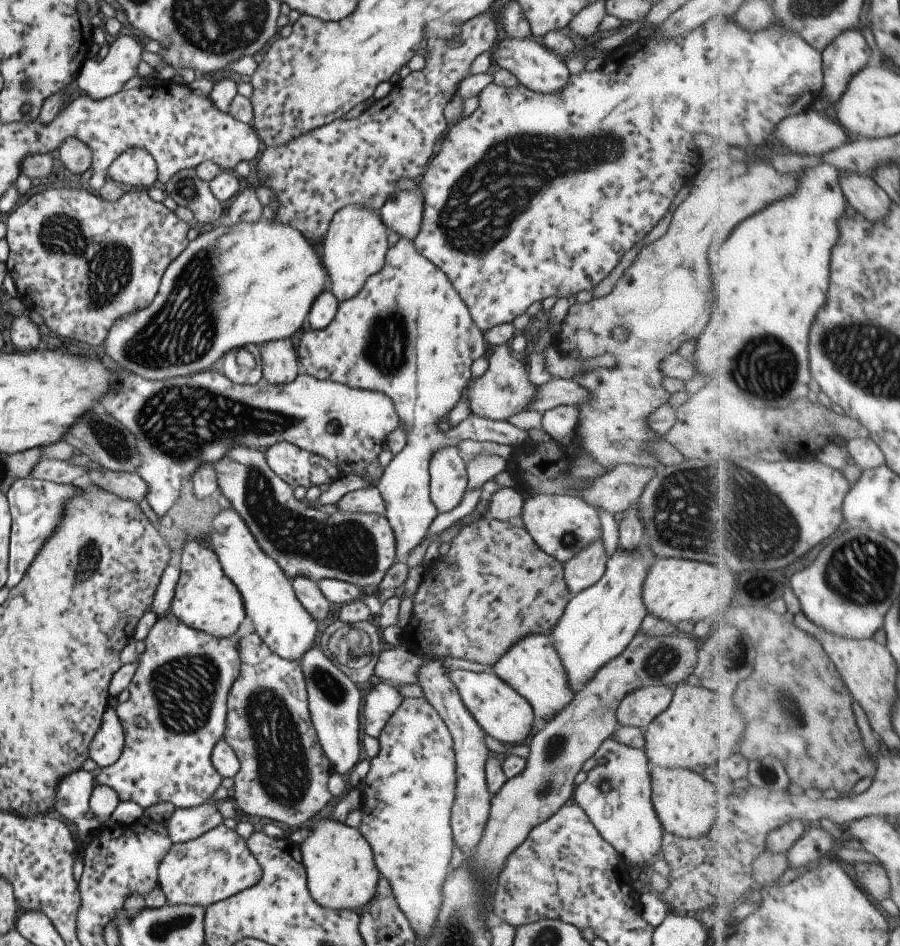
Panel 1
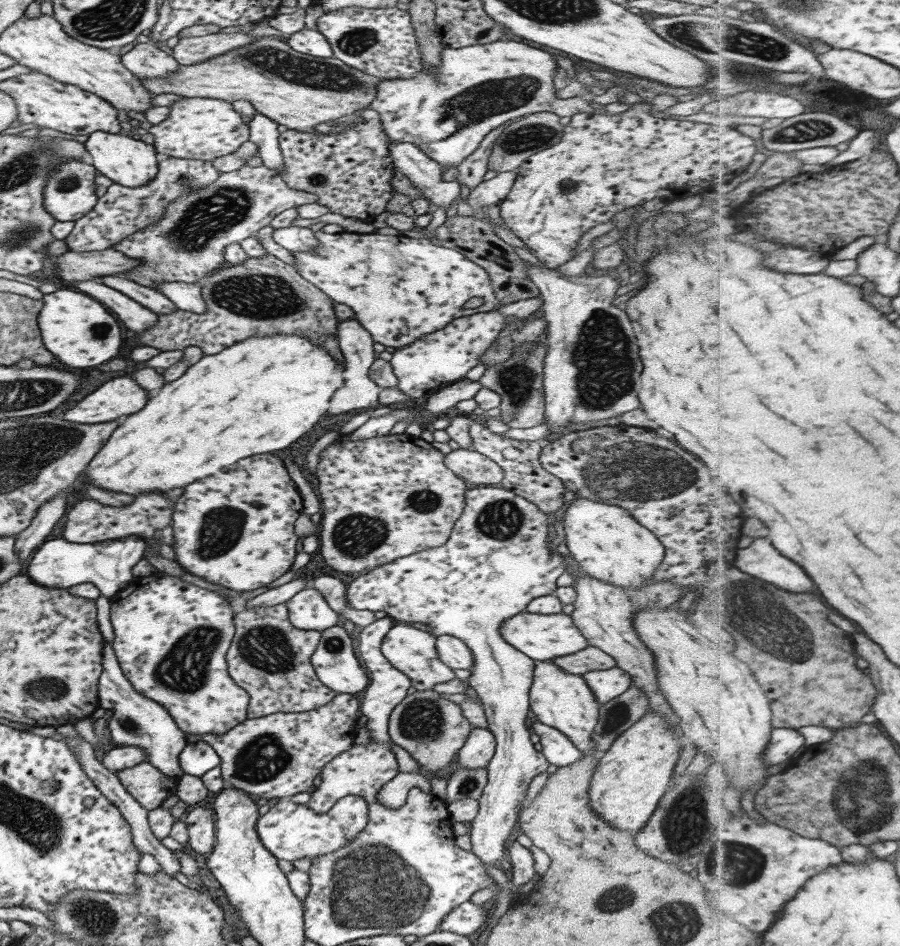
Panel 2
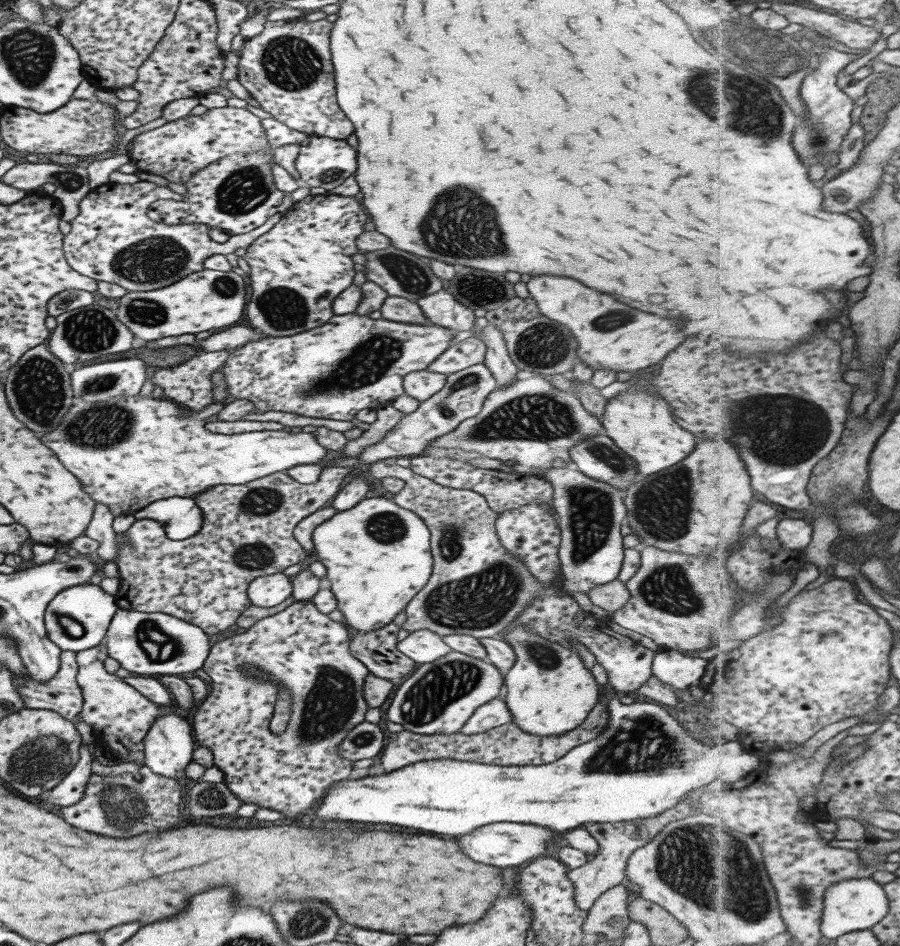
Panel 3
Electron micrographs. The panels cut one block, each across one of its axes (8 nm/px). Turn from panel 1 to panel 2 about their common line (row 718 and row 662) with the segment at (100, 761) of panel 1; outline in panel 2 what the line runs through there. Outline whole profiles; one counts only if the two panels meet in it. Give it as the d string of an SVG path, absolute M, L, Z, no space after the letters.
M102 642L101 653L102 671L98 676L97 696L99 706L110 710L107 730L111 740L120 746L136 746L146 752L146 760L152 767L157 767L168 777L183 775L178 763L178 754L187 743L187 735L177 728L169 713L158 703L139 694L131 683L123 676L121 667L114 655L112 645Z

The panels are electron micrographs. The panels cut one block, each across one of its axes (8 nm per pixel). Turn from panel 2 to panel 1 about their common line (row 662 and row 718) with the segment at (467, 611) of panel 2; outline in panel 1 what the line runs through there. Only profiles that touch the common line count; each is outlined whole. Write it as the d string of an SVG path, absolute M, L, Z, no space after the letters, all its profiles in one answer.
M458 669L448 672L447 675L457 689L463 706L485 735L495 738L505 746L519 745L529 736L534 717L532 708L515 689L507 686L497 675Z

